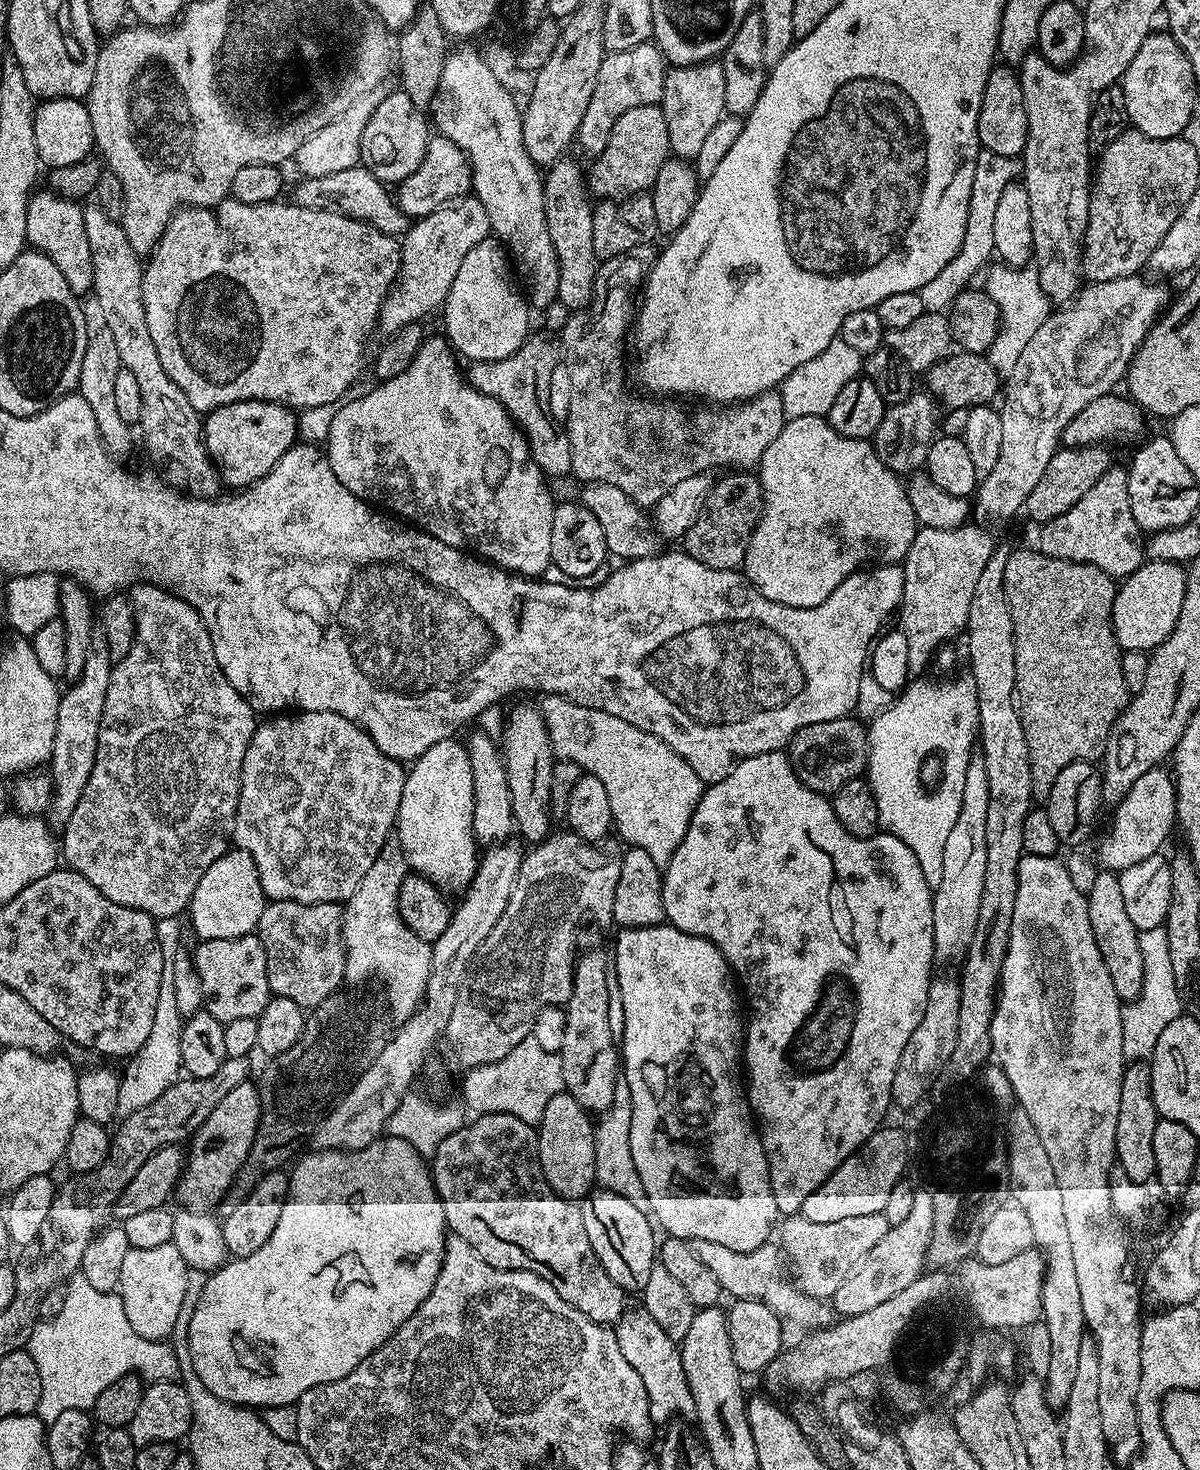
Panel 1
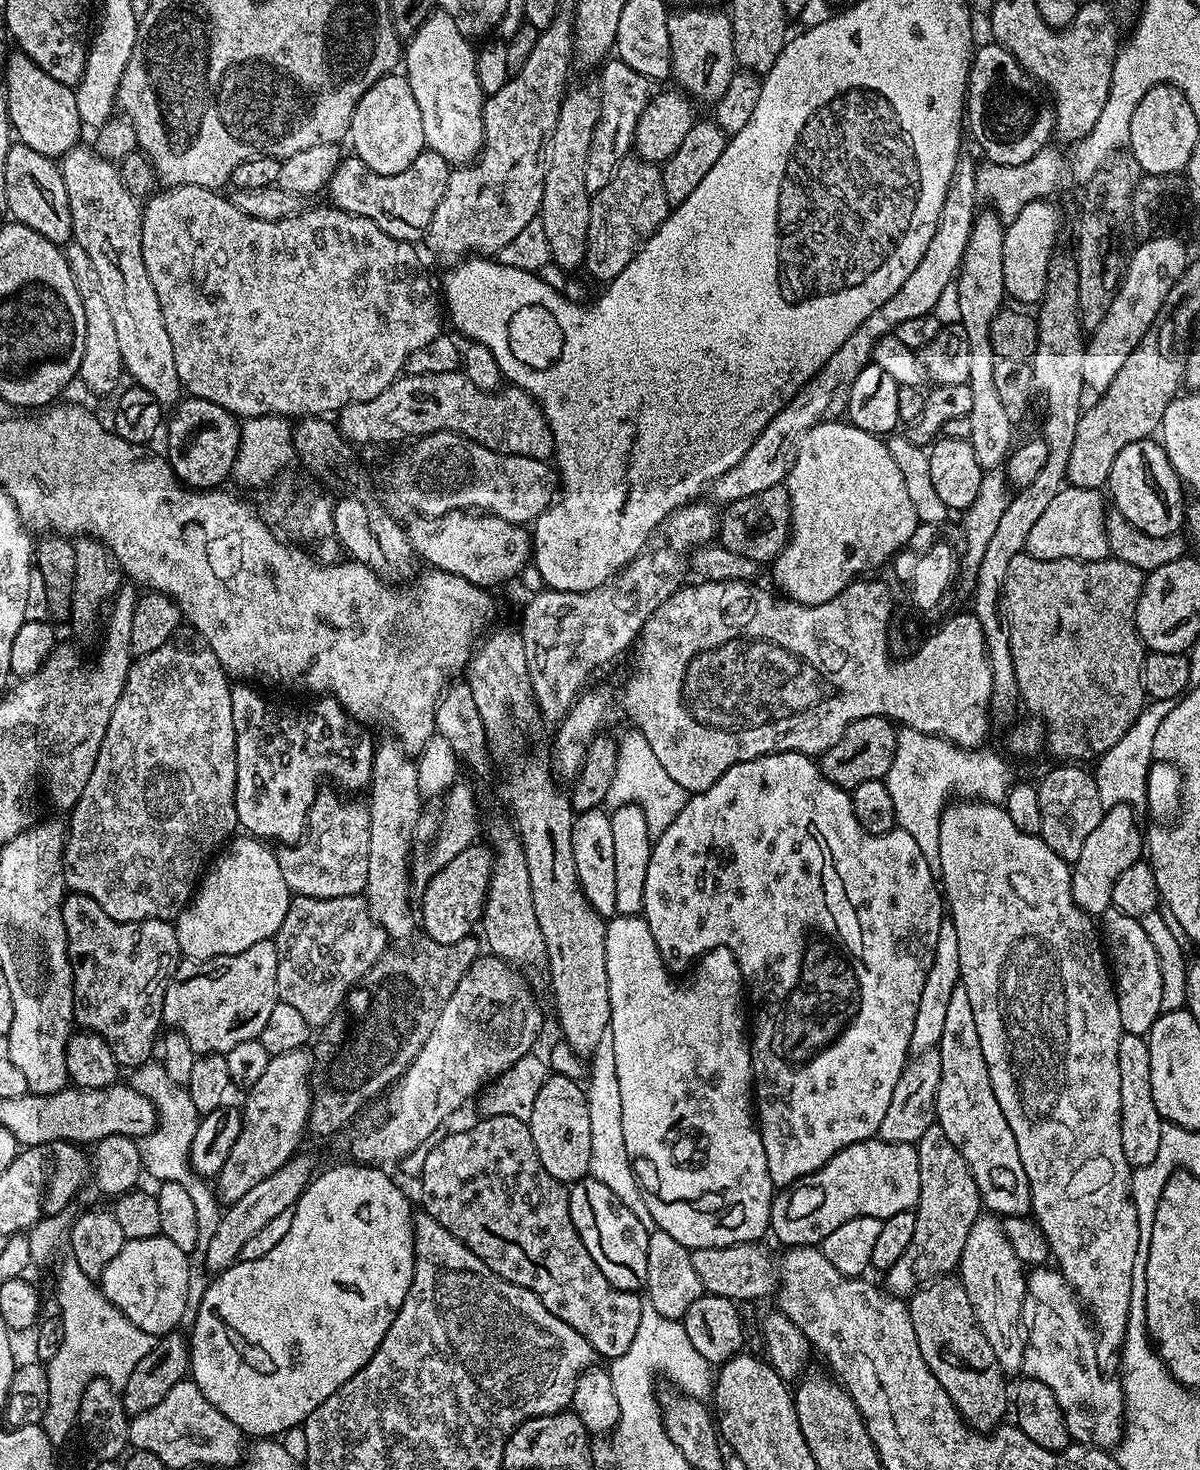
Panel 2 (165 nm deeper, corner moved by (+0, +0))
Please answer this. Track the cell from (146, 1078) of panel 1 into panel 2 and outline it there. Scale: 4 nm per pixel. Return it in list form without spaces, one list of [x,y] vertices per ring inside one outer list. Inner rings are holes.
[[[151,1060],[135,1069],[131,1076],[132,1078],[128,1080],[129,1085],[150,1100],[157,1110],[155,1130],[150,1135],[137,1137],[136,1140],[140,1165],[147,1175],[149,1173],[156,1179],[156,1182],[174,1181],[185,1187],[190,1198],[193,1199],[194,1210],[197,1211],[198,1246],[190,1253],[194,1264],[189,1265],[187,1278],[187,1298],[191,1303],[197,1304],[204,1297],[210,1279],[206,1267],[203,1266],[206,1250],[209,1249],[210,1238],[214,1238],[223,1216],[221,1203],[213,1187],[203,1177],[192,1171],[192,1165],[189,1162],[190,1146],[193,1144],[194,1134],[197,1133],[202,1114],[194,1106],[187,1087],[175,1083],[165,1070],[163,1063]]]

